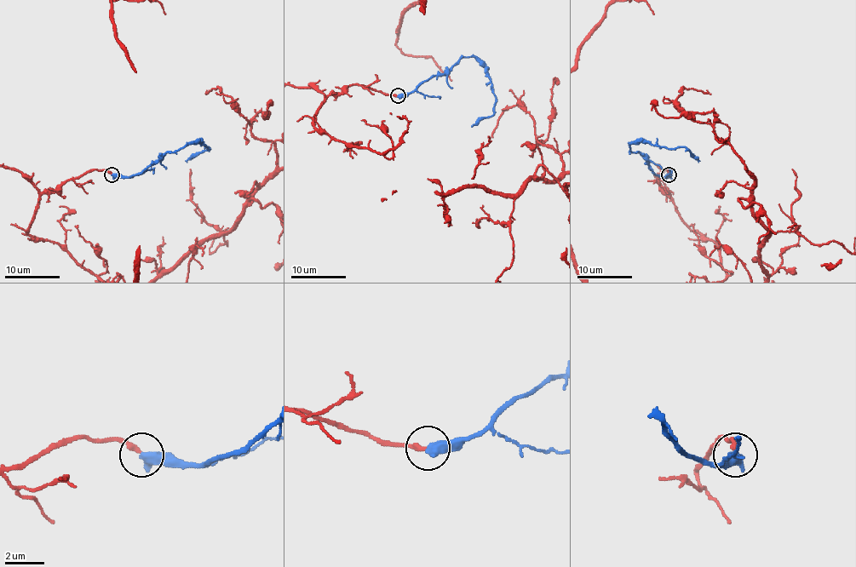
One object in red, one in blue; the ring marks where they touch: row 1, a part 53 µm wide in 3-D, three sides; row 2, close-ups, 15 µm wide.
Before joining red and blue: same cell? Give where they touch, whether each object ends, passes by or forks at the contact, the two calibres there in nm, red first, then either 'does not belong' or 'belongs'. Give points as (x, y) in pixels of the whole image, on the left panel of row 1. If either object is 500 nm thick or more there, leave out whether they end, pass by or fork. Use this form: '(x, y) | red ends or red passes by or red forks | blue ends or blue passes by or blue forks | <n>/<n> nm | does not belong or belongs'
(112, 174) | 260/550 nm | belongs

